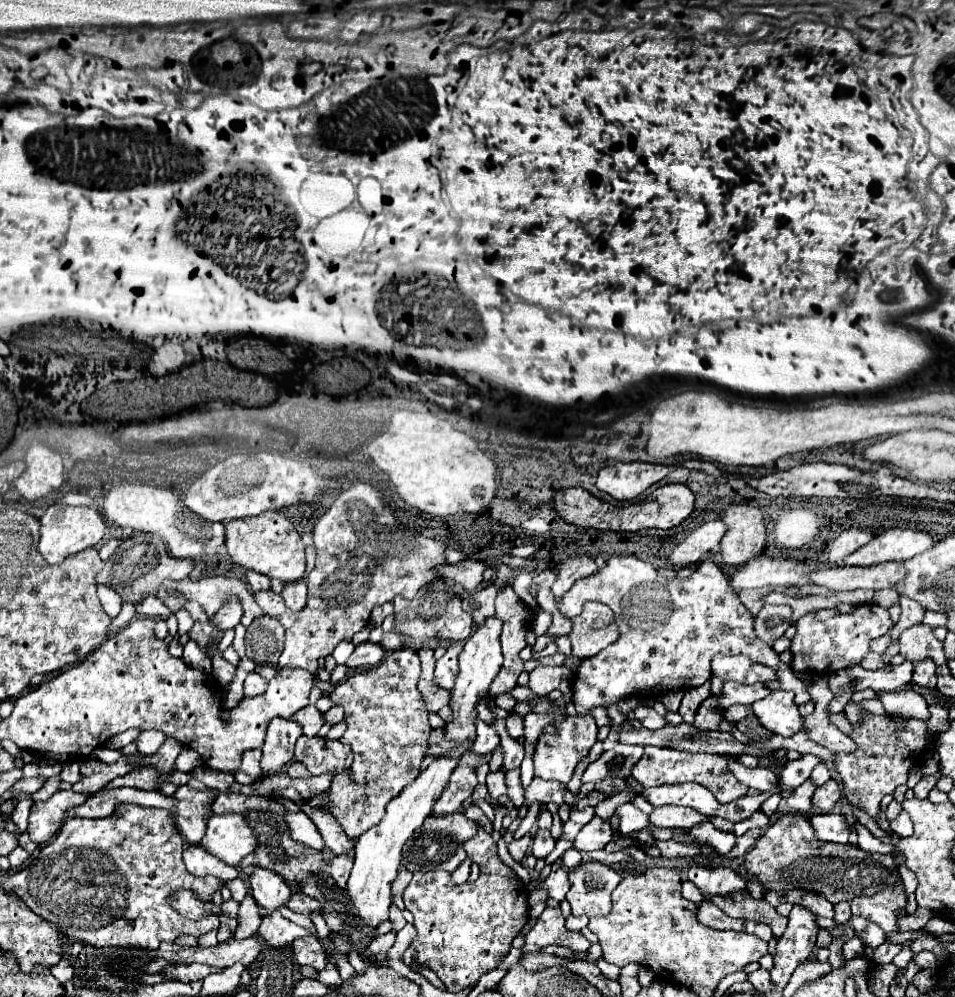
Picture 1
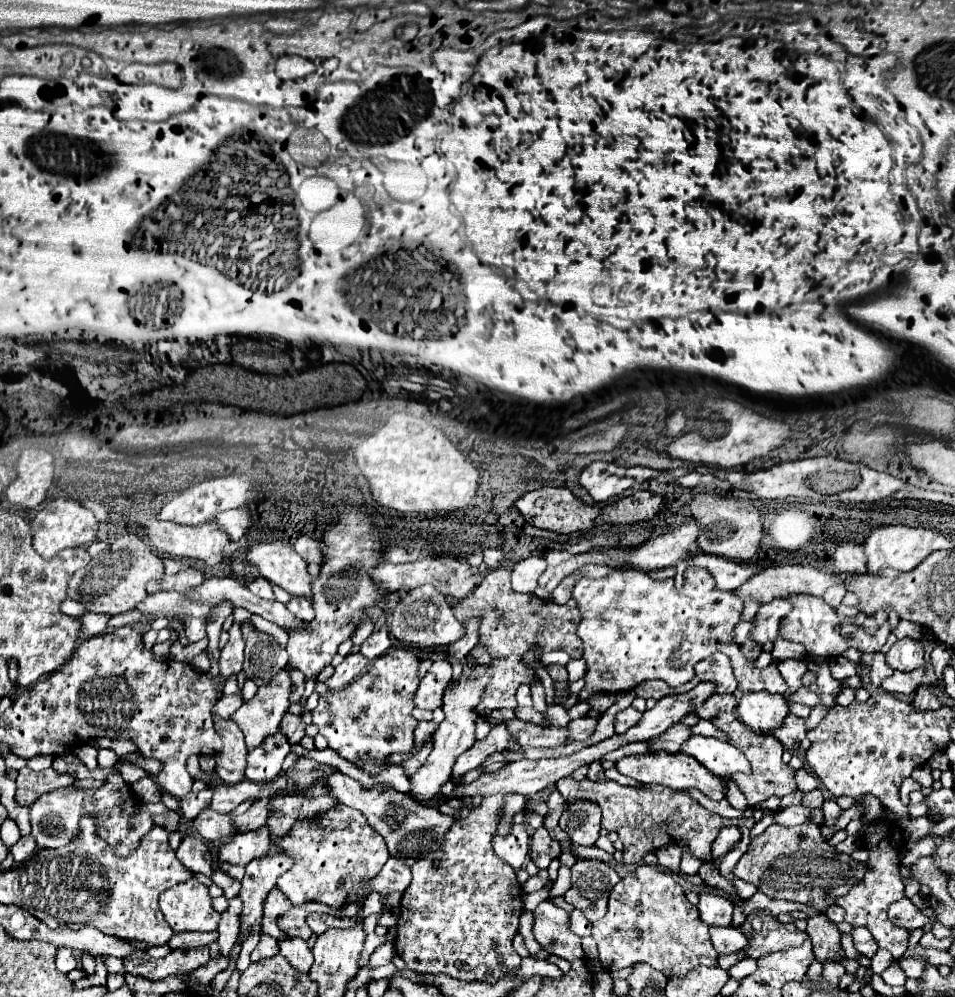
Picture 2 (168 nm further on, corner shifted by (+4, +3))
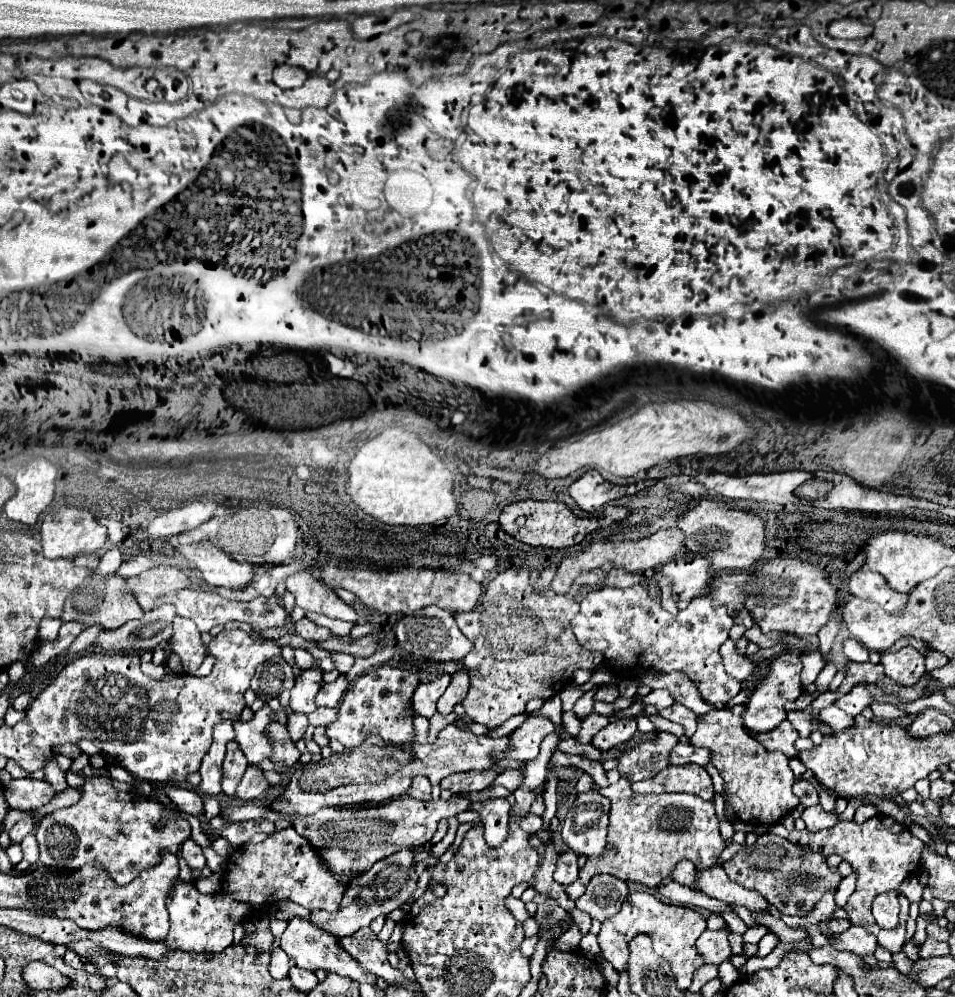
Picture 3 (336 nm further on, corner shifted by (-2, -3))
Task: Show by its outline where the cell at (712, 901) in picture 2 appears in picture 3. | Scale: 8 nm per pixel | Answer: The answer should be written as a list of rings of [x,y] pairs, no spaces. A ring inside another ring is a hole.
[[[728,926],[720,928],[716,932],[706,930],[706,932],[700,934],[700,938],[696,940],[696,948],[704,956],[706,964],[720,964],[720,962],[724,962],[724,960],[728,960],[732,956],[728,936],[730,936]]]

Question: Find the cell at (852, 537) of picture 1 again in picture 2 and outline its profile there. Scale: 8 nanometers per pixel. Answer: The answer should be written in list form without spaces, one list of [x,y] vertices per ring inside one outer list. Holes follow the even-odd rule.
[[[852,542],[838,544],[834,552],[834,566],[836,566],[836,572],[840,574],[868,574],[864,550],[862,546]]]

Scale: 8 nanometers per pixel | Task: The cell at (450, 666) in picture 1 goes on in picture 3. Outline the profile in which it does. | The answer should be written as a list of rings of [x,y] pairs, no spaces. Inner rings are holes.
[[[438,676],[436,680],[420,684],[414,692],[414,698],[412,698],[414,712],[424,718],[430,718],[436,712],[436,702],[444,694],[448,684],[450,684],[450,676]]]

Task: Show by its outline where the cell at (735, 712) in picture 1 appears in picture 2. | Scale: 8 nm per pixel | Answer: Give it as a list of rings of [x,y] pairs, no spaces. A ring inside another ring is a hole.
[[[714,694],[700,708],[692,708],[690,712],[698,718],[712,720],[720,711],[732,712],[737,706],[737,699],[733,694]]]

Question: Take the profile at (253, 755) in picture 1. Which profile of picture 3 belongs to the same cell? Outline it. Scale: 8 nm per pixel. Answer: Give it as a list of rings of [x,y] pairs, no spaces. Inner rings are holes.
[[[228,742],[228,752],[224,758],[224,776],[222,776],[222,792],[226,796],[232,796],[232,792],[236,792],[244,770],[248,768],[248,760],[242,752],[242,748],[238,746],[238,742]]]

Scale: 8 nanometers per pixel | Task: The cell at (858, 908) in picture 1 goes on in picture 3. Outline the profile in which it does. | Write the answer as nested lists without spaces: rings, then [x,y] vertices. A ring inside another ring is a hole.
[[[876,814],[874,818],[870,818],[868,822],[864,822],[862,826],[854,824],[854,822],[838,822],[834,828],[824,828],[820,832],[810,832],[810,830],[786,830],[780,822],[768,826],[768,832],[778,834],[788,838],[794,844],[808,844],[812,846],[816,852],[822,852],[824,856],[830,854],[840,854],[844,860],[848,860],[852,864],[852,868],[858,872],[858,882],[856,882],[856,890],[854,894],[848,898],[848,904],[844,906],[844,910],[848,912],[850,924],[860,924],[864,926],[870,934],[874,934],[878,938],[878,944],[886,950],[890,950],[892,954],[902,952],[902,946],[906,942],[906,918],[908,918],[908,908],[910,902],[904,894],[900,894],[900,884],[906,876],[914,874],[920,868],[920,852],[922,852],[922,840],[918,840],[916,836],[912,836],[912,832],[896,822],[890,816],[884,814]],[[888,890],[898,890],[898,900],[900,900],[900,924],[892,930],[880,928],[872,916],[872,900],[874,896],[878,896],[880,892],[888,892]]]

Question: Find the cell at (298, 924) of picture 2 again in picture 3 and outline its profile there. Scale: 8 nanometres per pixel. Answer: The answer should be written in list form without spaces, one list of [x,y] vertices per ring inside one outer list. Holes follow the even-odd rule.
[[[410,850],[394,852],[392,856],[386,856],[384,860],[378,860],[368,872],[364,872],[360,878],[354,878],[354,882],[348,886],[342,908],[336,912],[324,912],[316,910],[310,914],[310,922],[314,922],[318,928],[324,928],[324,932],[332,932],[332,936],[348,936],[356,932],[358,928],[370,926],[370,922],[380,914],[390,914],[392,910],[400,908],[414,892],[418,876],[414,874],[414,858]]]

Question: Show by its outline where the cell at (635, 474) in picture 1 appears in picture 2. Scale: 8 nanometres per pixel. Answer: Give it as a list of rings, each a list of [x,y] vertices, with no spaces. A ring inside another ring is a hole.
[[[592,462],[582,470],[578,484],[596,502],[606,502],[608,498],[628,490],[636,482],[644,482],[652,476],[654,476],[654,472],[650,472],[642,466],[622,468],[622,466],[616,466],[610,462]]]

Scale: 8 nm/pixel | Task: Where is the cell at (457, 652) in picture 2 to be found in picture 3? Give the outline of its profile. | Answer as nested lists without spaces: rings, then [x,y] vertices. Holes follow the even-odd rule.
[[[454,672],[450,686],[442,694],[442,698],[438,700],[438,712],[442,712],[442,714],[452,712],[454,704],[458,704],[458,702],[464,700],[464,696],[468,692],[468,686],[470,686],[468,672]]]

